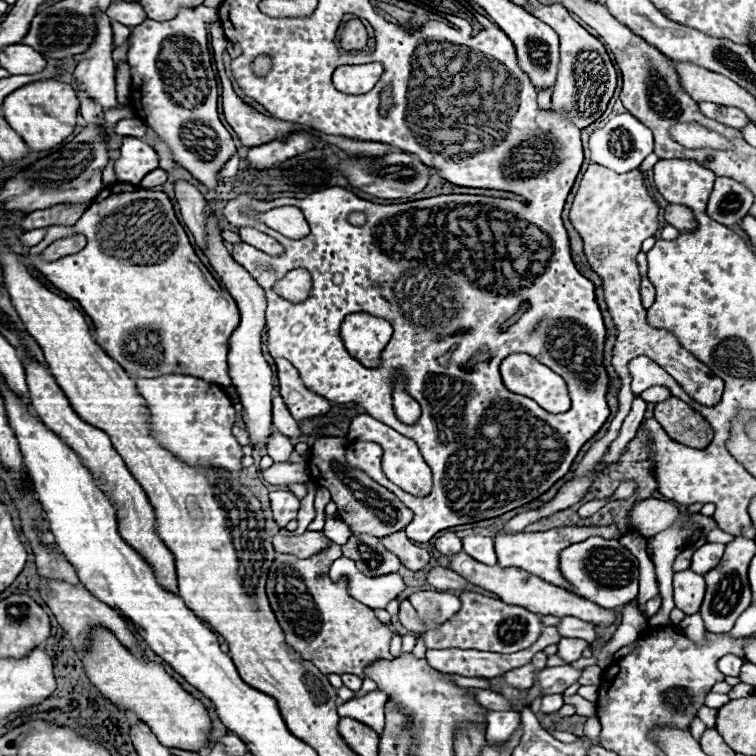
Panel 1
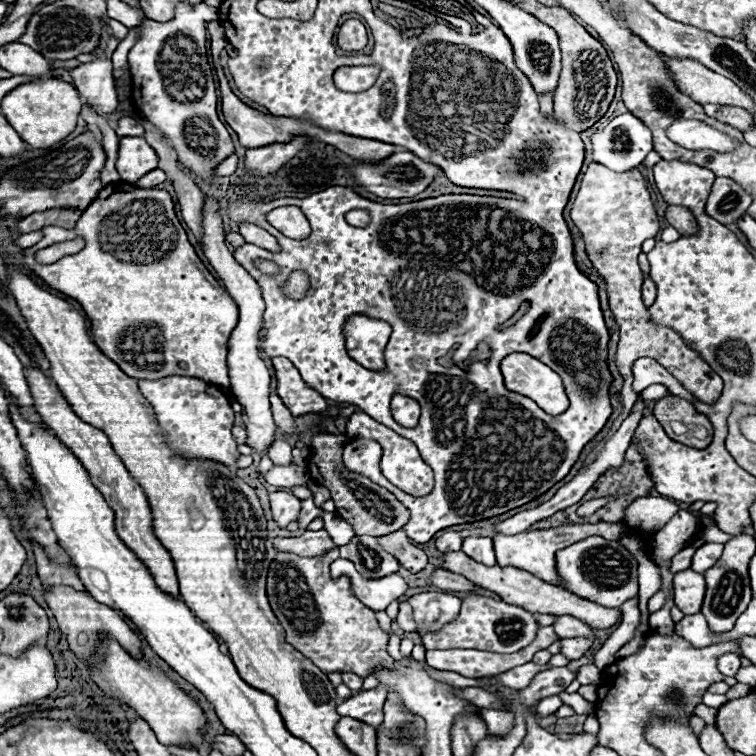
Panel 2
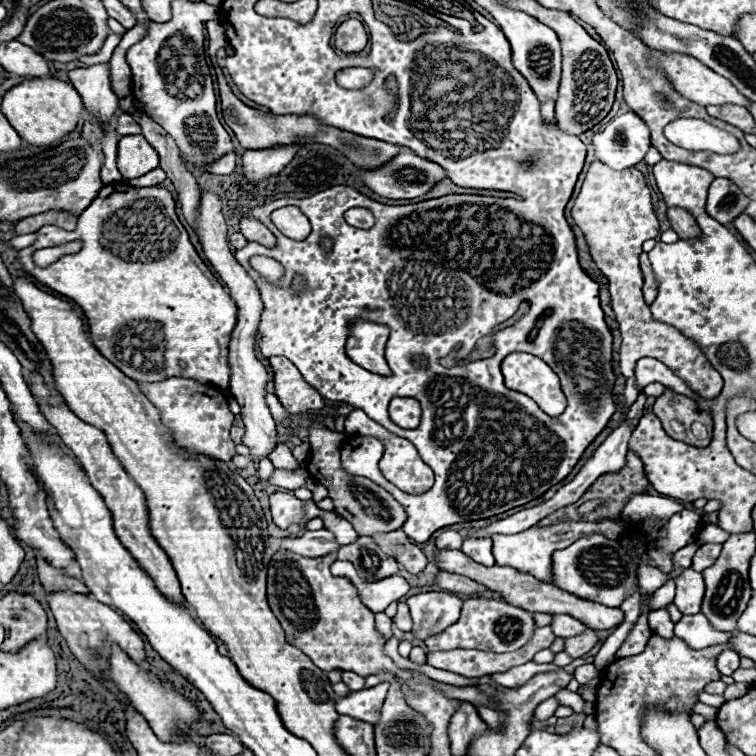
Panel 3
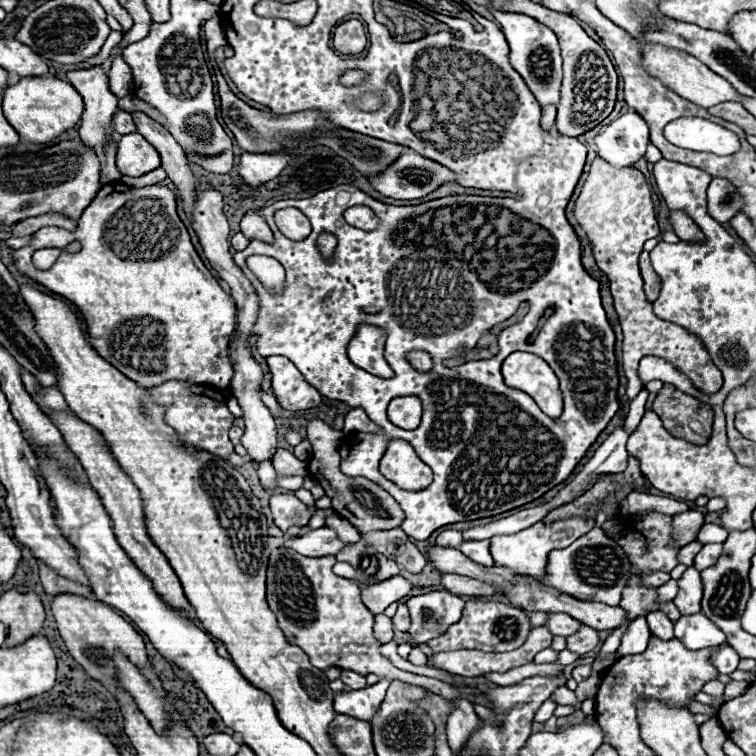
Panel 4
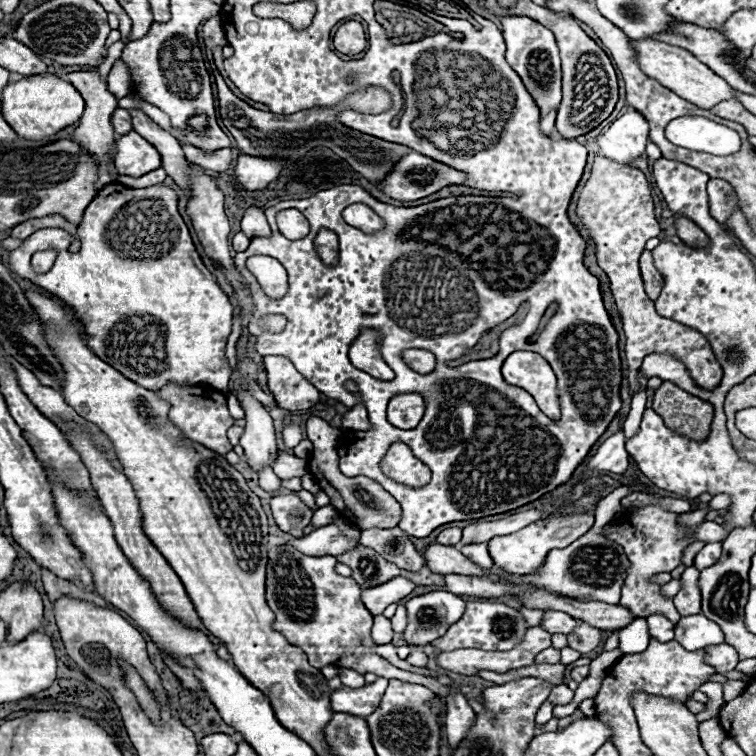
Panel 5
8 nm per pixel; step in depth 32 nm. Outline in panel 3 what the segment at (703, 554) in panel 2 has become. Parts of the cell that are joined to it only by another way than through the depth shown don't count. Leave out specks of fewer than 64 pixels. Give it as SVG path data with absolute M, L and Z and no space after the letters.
M704 544L698 548L698 552L692 558L692 568L698 572L704 572L706 568L710 568L714 564L714 560L718 560L722 550L722 544Z

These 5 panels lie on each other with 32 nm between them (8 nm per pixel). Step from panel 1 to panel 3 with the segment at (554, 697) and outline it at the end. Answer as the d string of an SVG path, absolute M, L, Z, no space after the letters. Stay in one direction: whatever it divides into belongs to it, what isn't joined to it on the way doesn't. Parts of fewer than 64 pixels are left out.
M552 696L552 698L544 700L542 704L538 704L538 708L536 708L536 712L534 712L534 718L536 718L536 720L546 720L546 718L550 718L550 716L556 712L558 706L560 706L560 702Z

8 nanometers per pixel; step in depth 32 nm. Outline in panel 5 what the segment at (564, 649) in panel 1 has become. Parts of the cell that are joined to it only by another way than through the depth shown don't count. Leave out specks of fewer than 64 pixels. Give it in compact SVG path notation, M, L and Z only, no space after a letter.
M580 624L572 634L568 634L568 646L572 650L578 650L580 654L586 654L594 650L602 642L602 634L598 628L592 628L590 624Z

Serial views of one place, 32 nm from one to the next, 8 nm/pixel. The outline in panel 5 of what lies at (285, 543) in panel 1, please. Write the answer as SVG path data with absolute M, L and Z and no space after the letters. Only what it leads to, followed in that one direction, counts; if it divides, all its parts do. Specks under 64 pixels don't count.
M322 526L302 538L294 538L288 544L306 556L340 556L354 548L358 542L344 538L336 526Z

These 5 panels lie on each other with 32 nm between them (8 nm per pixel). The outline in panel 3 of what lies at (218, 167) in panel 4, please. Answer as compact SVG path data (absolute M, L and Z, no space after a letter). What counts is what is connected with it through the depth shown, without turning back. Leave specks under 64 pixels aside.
M234 152L226 154L222 160L218 160L218 162L214 162L214 164L208 166L208 170L212 174L232 174L234 168L236 168L236 154Z

